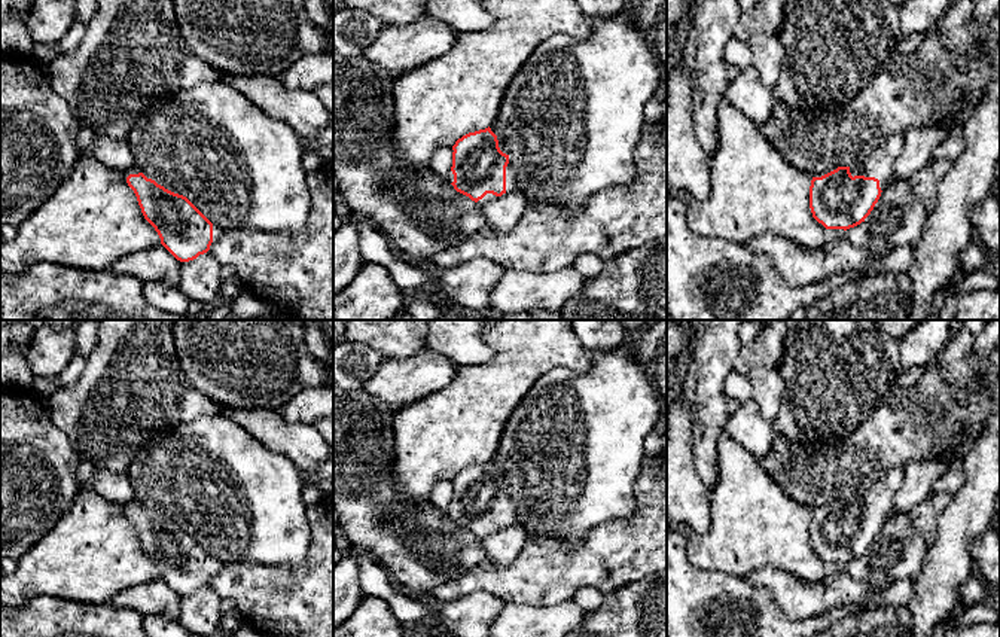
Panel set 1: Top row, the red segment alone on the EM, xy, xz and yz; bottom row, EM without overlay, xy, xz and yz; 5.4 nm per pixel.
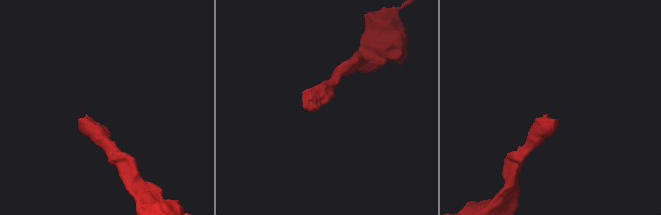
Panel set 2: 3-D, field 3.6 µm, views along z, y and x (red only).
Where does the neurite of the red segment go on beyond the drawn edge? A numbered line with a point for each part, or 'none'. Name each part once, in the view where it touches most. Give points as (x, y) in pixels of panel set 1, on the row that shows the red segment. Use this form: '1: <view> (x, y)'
1: xz (511, 174)

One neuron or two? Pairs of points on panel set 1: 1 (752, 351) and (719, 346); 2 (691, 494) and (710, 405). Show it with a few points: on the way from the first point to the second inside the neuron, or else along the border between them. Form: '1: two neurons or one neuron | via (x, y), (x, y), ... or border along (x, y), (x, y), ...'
1: two neurons | border along (743, 344), (732, 371)
2: two neurons | border along (689, 435), (694, 466), (709, 493)

